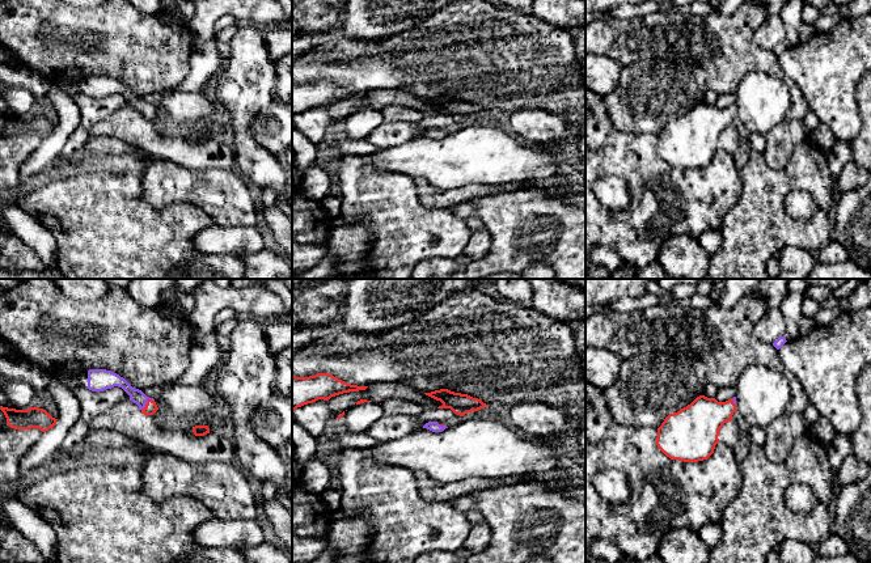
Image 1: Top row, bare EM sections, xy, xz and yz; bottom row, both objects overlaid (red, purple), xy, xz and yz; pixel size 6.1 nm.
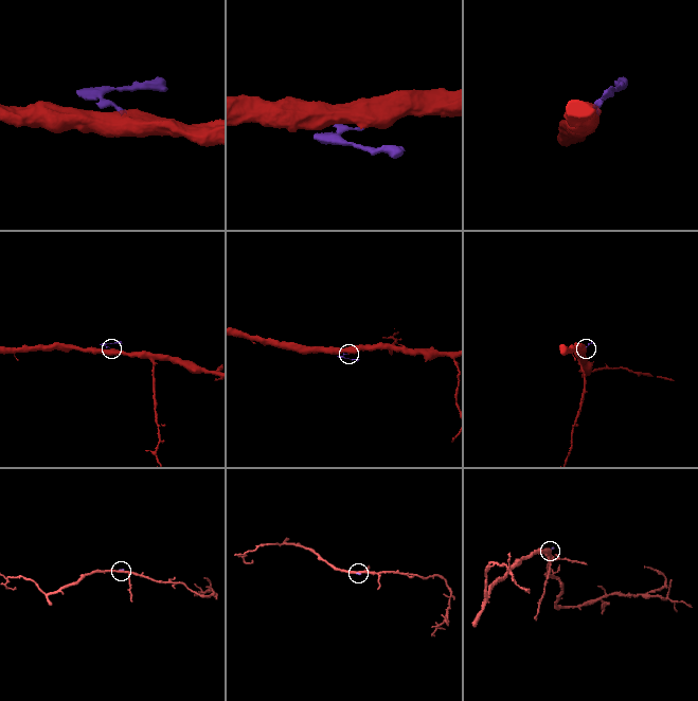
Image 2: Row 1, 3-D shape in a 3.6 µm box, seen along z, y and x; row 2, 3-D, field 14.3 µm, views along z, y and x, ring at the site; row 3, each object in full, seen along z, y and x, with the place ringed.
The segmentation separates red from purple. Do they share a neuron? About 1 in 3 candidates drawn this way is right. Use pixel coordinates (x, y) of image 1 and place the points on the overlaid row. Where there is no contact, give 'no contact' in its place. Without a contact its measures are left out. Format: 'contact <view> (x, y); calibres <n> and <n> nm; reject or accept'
contact xy (147, 402); calibres 80 and 90 nm; accept

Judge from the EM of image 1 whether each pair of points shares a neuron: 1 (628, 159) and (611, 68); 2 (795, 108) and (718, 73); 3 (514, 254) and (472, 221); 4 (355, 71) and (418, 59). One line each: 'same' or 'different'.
1: different
2: same
3: different
4: same

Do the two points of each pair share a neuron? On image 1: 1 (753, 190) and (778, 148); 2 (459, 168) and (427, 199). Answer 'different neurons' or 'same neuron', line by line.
1: different neurons
2: different neurons

